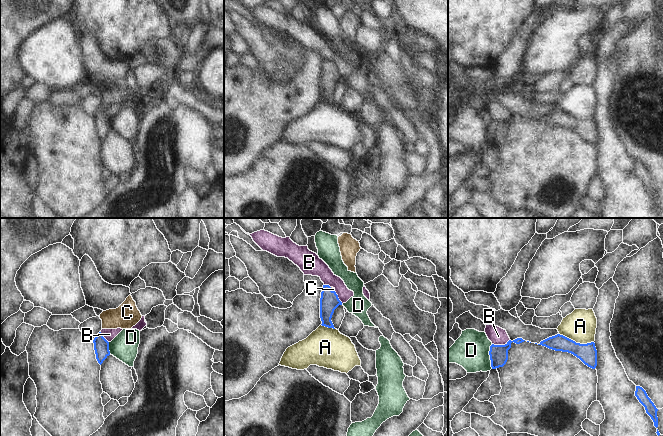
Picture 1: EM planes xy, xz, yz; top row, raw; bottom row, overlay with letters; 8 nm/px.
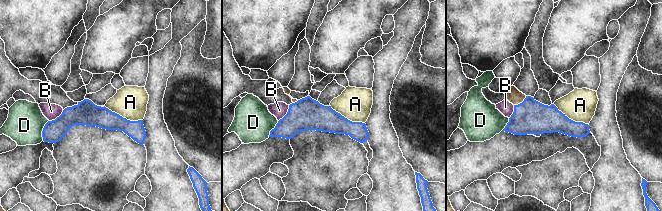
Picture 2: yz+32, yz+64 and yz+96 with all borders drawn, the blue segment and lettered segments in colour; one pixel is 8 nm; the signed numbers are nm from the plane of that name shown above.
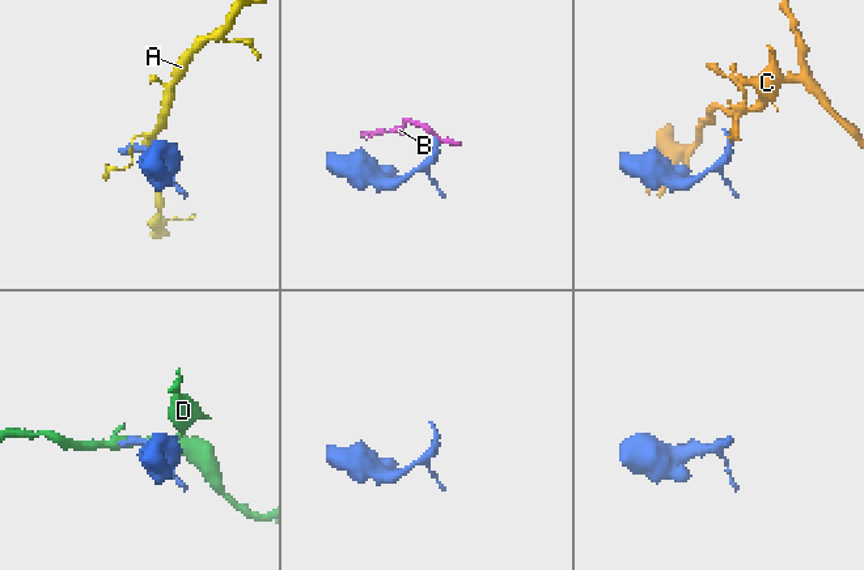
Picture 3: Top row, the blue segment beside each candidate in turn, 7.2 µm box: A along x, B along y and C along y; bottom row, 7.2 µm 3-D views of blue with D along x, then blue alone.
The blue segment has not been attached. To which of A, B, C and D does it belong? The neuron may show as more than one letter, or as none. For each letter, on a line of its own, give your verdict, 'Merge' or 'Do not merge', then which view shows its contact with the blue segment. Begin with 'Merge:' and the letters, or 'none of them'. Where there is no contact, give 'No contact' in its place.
Merge: C
A: Do not merge. Touches blue in yz
B: Do not merge. Touches blue in yz
C: Merge. Touches blue in xz
D: Do not merge. Touches blue in yz

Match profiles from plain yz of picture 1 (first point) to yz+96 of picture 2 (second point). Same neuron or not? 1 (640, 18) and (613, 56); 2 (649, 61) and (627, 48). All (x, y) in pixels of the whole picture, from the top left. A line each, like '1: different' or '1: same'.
1: same
2: different

